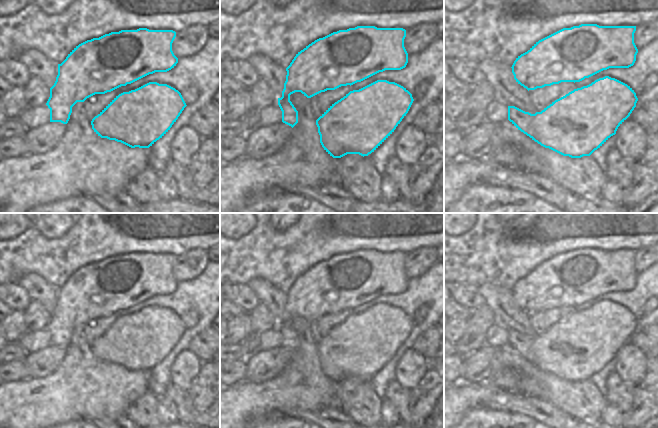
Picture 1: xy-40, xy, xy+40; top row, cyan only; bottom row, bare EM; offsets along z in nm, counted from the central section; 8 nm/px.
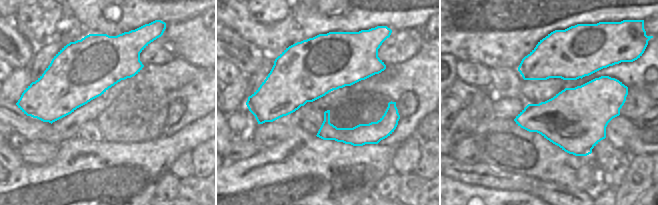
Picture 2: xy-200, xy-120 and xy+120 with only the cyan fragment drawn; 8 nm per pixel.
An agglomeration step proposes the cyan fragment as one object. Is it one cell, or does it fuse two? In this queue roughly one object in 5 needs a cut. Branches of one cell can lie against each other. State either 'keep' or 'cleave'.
keep

